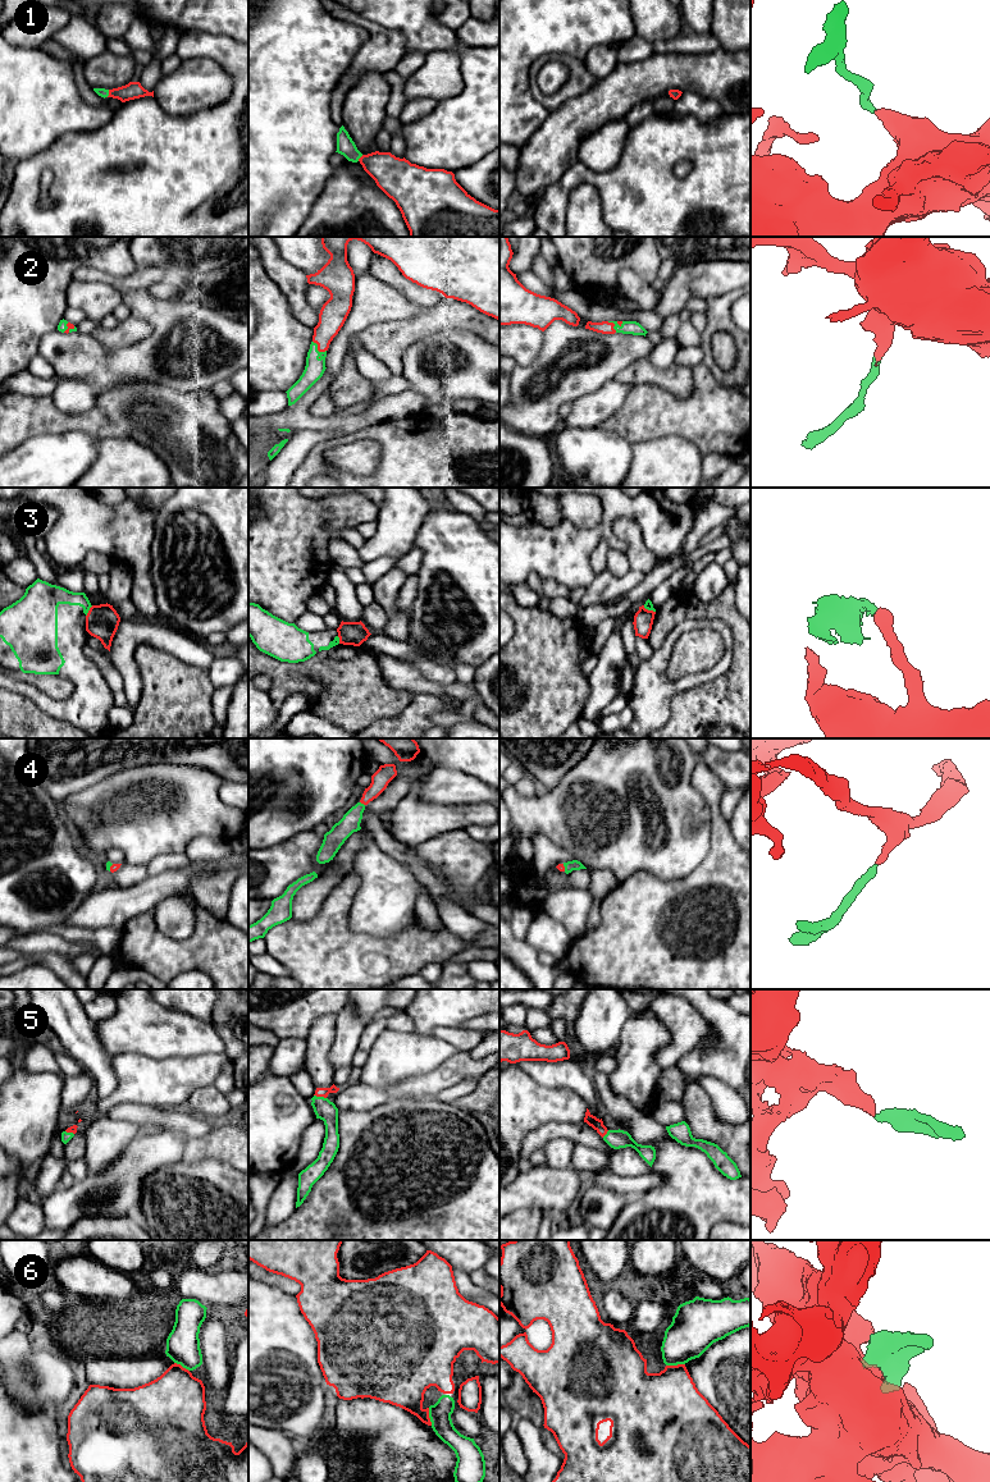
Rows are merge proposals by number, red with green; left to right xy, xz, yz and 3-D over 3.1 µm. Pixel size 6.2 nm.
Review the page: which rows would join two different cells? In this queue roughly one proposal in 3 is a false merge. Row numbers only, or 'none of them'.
3

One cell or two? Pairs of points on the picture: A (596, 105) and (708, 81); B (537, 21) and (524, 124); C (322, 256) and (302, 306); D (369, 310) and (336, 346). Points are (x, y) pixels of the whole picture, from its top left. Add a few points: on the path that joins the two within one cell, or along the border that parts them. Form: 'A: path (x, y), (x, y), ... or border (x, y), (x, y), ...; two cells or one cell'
A: path (624, 86), (648, 78), (680, 78); one cell
B: path (516, 46), (516, 99); one cell
C: border (281, 257), (306, 274); two cells
D: path (360, 318), (342, 337); one cell

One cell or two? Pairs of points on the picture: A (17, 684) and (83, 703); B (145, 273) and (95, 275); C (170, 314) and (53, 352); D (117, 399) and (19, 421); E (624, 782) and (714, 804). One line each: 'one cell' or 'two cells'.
A: one cell
B: one cell
C: one cell
D: one cell
E: two cells

